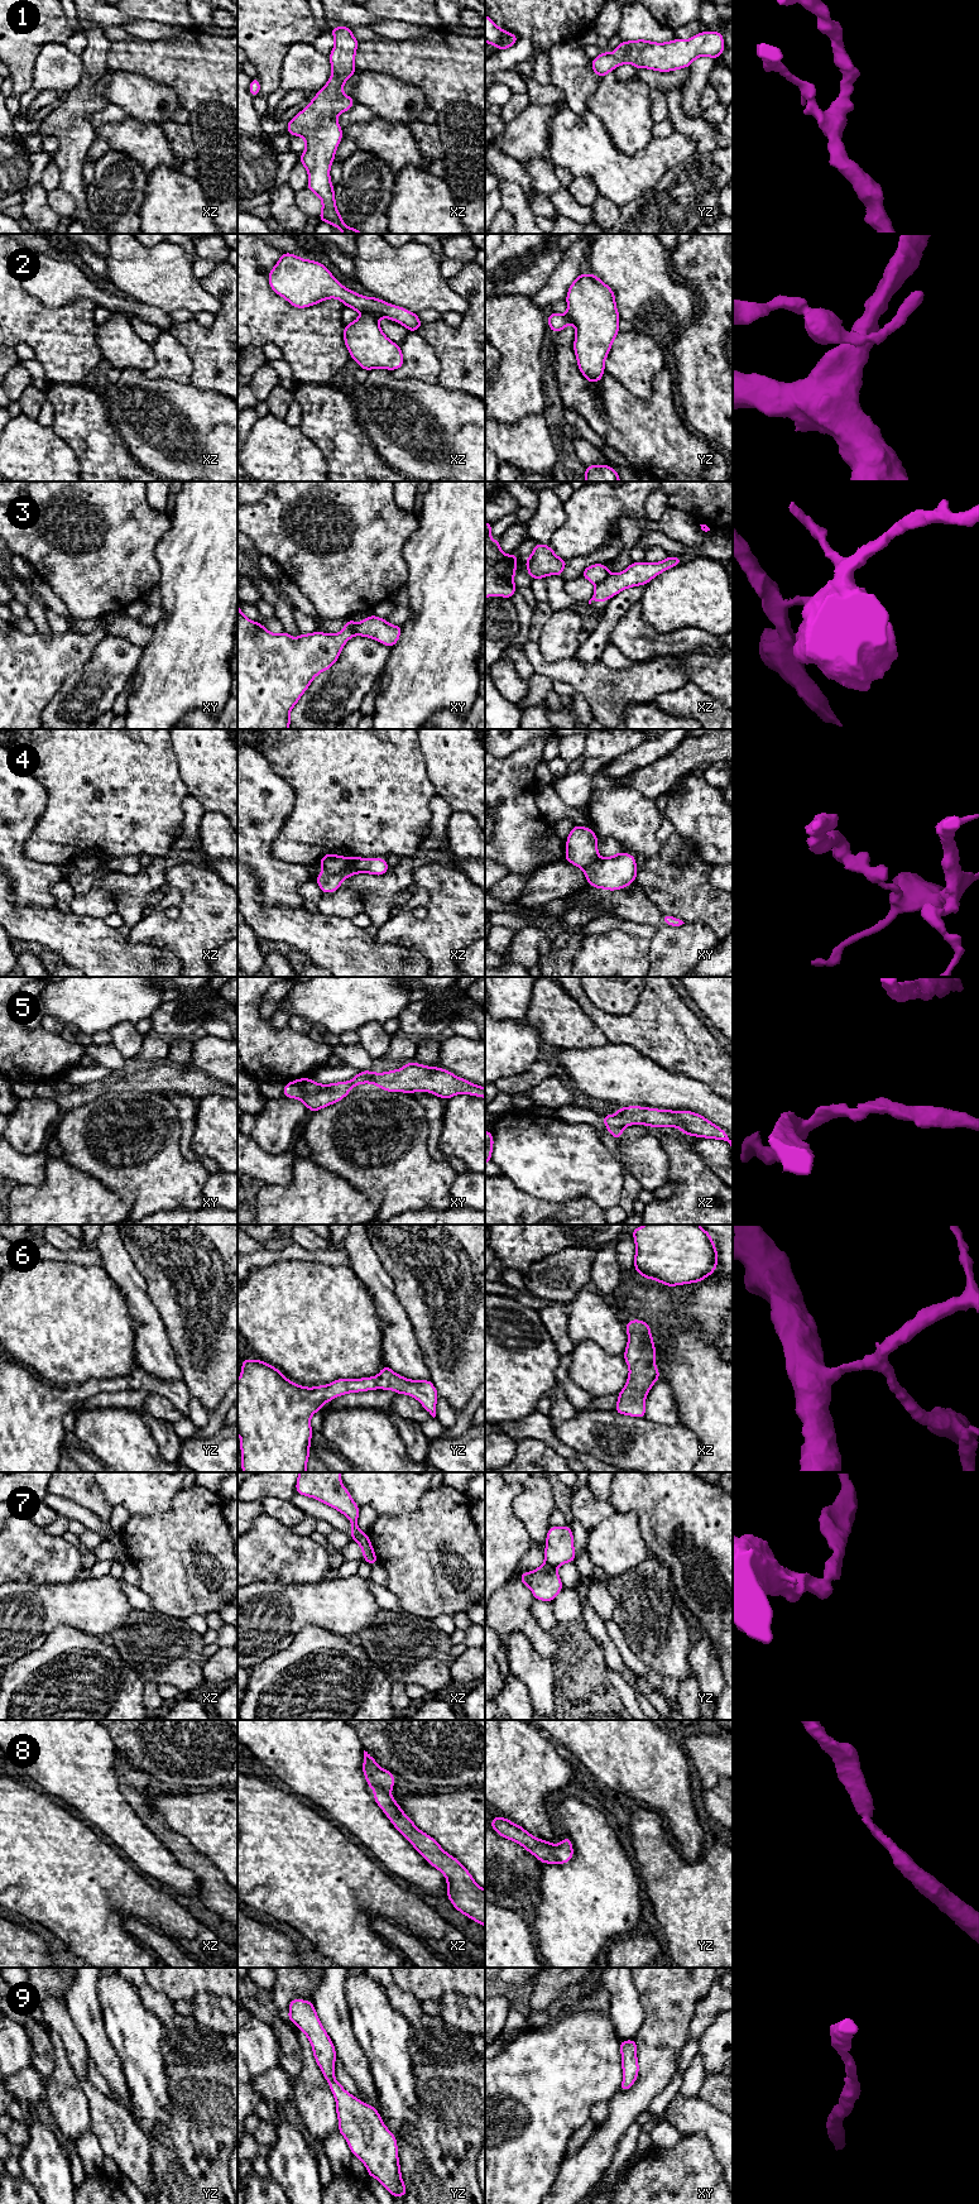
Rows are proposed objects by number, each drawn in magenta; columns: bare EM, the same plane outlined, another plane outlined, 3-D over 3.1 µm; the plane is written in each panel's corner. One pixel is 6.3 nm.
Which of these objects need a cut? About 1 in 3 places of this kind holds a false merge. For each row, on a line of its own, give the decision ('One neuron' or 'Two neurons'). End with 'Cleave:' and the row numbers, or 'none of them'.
1: One neuron
2: Two neurons
3: Two neurons
4: Two neurons
5: One neuron
6: One neuron
7: Two neurons
8: One neuron
9: One neuron
Cleave: 2, 3, 4, 7

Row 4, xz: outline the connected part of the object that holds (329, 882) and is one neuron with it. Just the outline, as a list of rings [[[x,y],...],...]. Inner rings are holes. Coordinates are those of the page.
[[[352,856],[345,857],[345,861],[346,867],[342,872],[328,873],[323,871],[315,878],[323,893],[337,891],[344,880],[356,873],[383,876],[389,871],[388,862],[384,858],[360,858]]]

